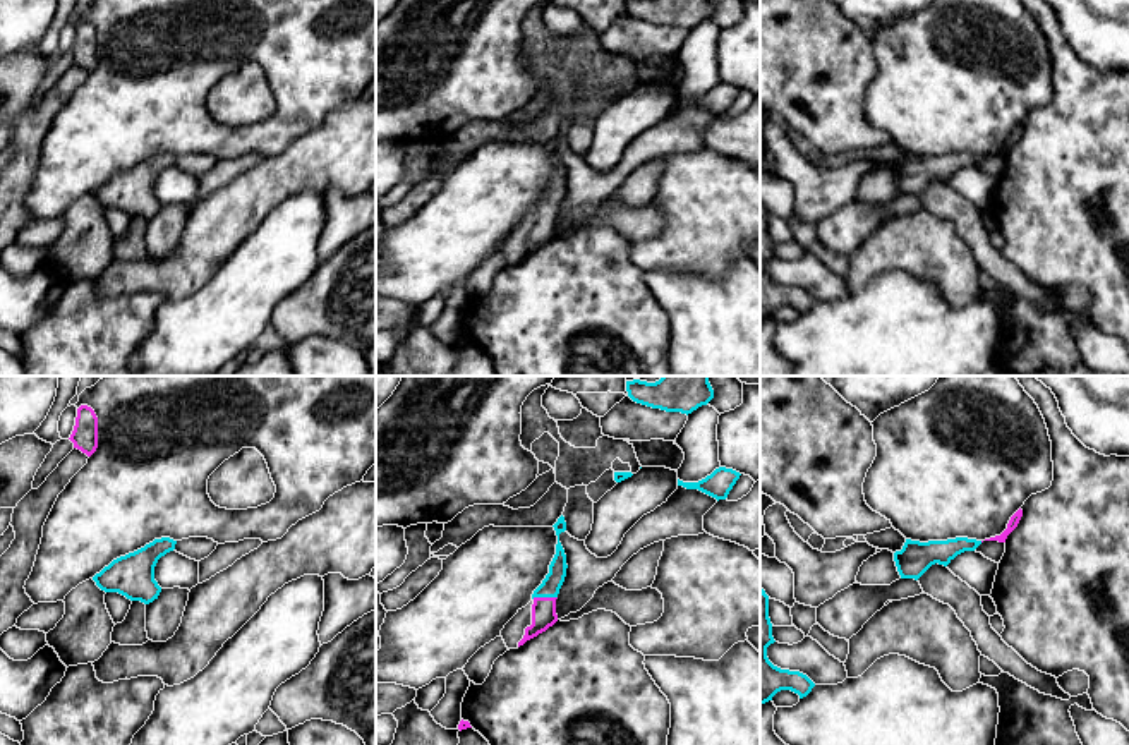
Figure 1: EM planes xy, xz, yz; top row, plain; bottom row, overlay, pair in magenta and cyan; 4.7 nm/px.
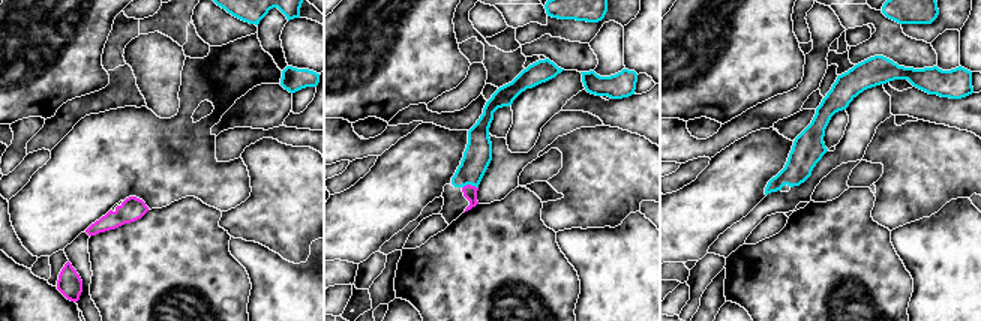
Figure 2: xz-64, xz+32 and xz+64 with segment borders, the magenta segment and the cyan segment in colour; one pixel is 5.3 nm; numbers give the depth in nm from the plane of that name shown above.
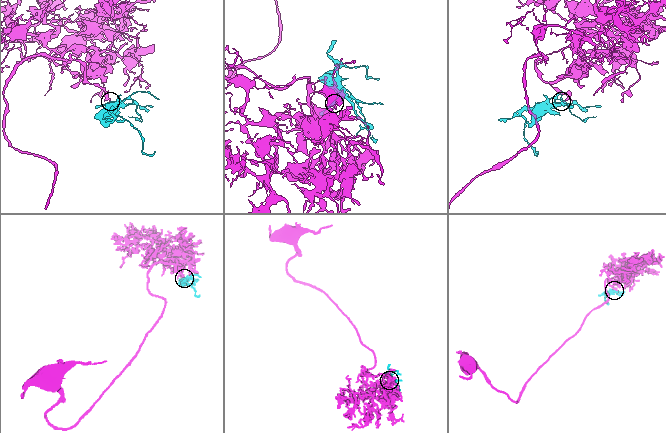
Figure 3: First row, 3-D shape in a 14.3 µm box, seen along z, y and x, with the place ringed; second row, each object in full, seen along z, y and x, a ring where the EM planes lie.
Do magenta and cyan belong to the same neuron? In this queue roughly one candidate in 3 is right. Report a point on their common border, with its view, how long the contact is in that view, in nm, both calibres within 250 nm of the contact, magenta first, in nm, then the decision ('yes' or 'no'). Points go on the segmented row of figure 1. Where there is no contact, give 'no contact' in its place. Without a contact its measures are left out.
xz (544, 598) | 120 nm | 110/90 nm | yes

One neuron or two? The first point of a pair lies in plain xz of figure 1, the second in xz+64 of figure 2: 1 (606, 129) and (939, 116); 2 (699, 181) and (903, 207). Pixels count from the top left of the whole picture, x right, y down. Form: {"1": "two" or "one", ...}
{"1": "two", "2": "one"}

